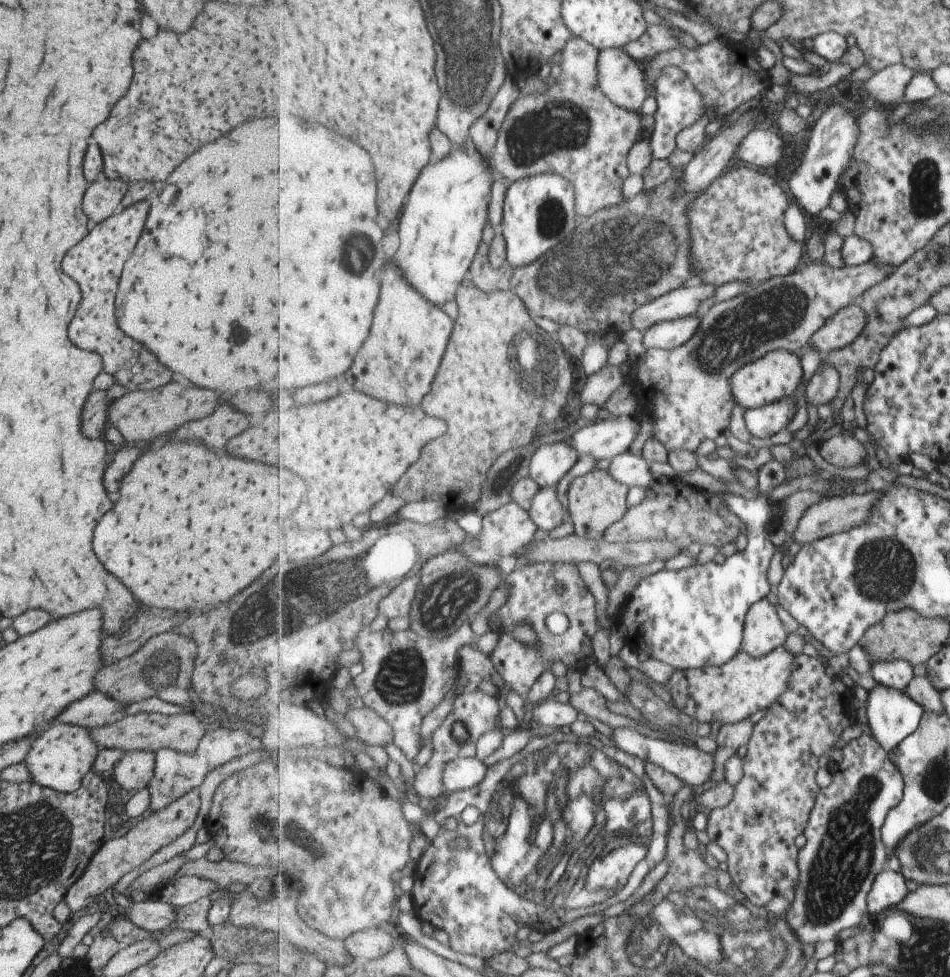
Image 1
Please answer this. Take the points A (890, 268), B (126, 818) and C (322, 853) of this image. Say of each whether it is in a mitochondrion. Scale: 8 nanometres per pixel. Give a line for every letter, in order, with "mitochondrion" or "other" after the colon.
A: other
B: other
C: mitochondrion

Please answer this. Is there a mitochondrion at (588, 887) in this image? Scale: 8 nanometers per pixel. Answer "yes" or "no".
yes

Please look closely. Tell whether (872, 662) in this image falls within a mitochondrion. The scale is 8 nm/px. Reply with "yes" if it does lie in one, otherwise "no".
no

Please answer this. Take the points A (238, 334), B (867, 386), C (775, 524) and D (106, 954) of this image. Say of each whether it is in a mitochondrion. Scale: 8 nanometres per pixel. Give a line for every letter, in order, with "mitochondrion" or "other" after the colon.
A: other
B: other
C: other
D: other

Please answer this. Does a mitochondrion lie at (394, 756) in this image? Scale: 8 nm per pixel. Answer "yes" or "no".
no

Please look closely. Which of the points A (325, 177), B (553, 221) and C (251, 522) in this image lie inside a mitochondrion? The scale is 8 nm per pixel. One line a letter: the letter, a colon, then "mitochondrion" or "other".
A: other
B: mitochondrion
C: other

